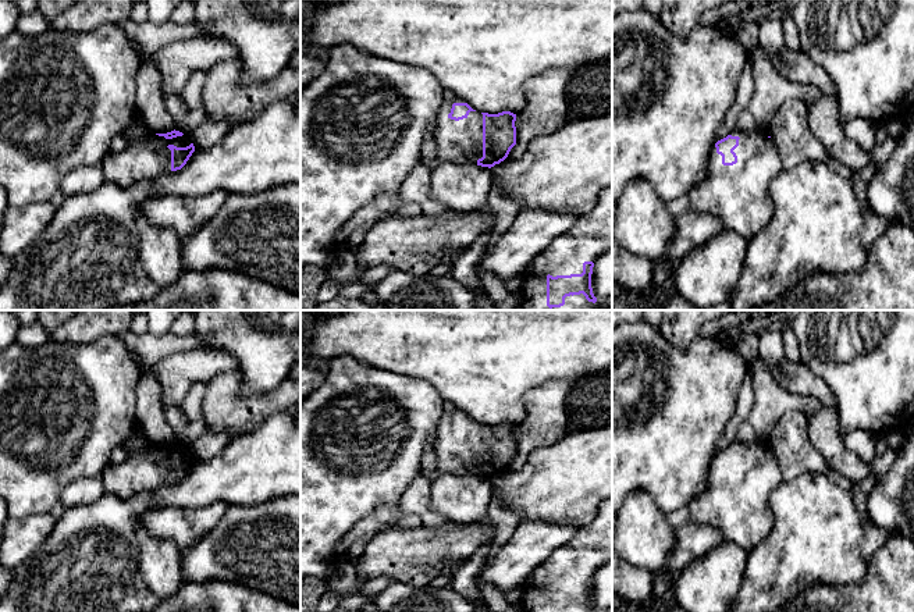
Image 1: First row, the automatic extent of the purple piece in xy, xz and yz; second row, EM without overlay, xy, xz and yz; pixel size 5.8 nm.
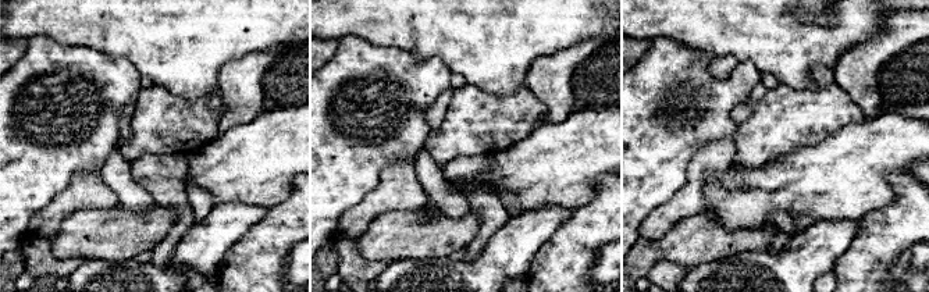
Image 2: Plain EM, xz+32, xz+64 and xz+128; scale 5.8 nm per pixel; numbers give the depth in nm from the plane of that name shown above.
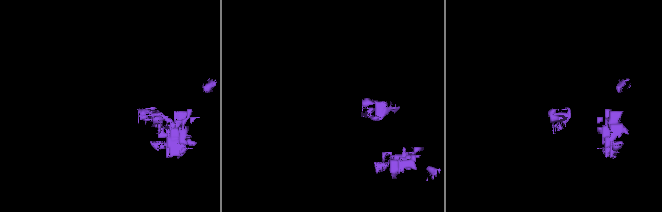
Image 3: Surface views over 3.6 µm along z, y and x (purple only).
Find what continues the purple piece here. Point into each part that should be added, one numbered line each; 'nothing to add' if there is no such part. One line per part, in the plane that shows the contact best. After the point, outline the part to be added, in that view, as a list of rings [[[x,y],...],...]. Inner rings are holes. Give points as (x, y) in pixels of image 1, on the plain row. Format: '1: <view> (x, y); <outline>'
1: xz (591, 547); [[[612,499],[602,501],[595,519],[577,527],[565,545],[540,563],[523,584],[520,612],[547,612],[547,587],[582,586],[584,573],[612,562]]]

